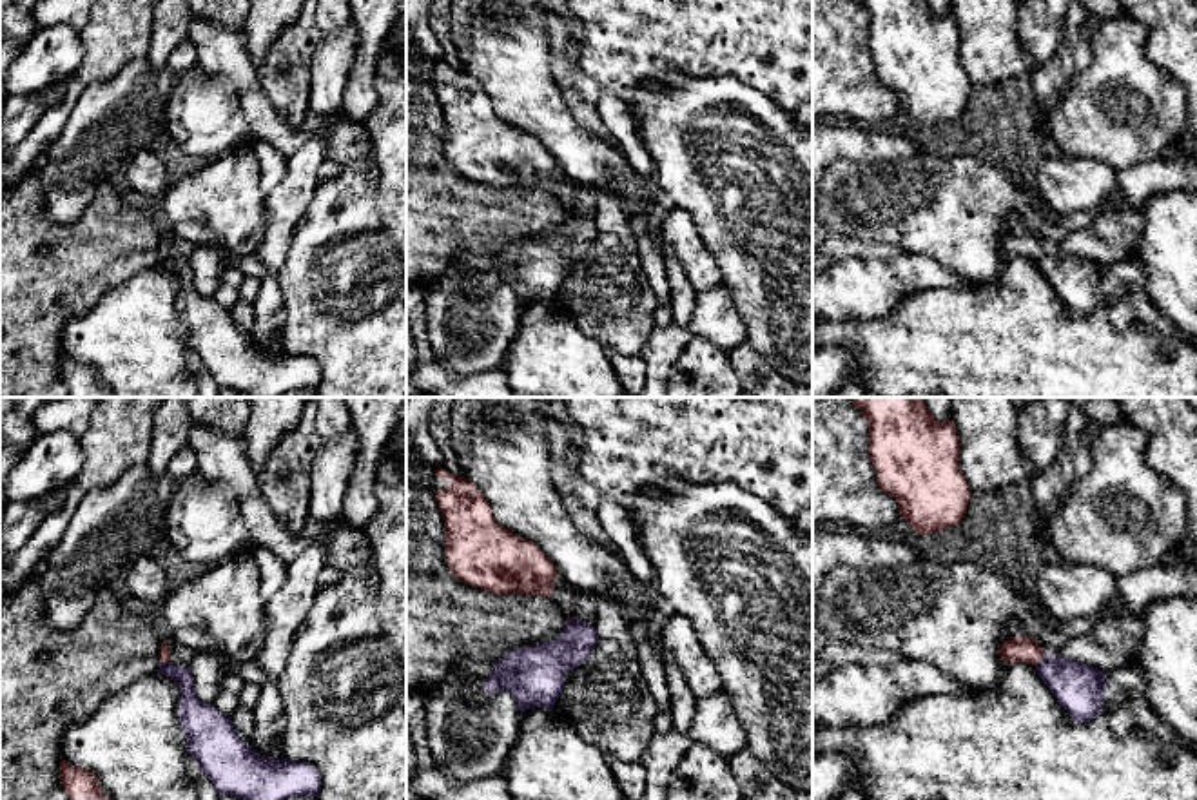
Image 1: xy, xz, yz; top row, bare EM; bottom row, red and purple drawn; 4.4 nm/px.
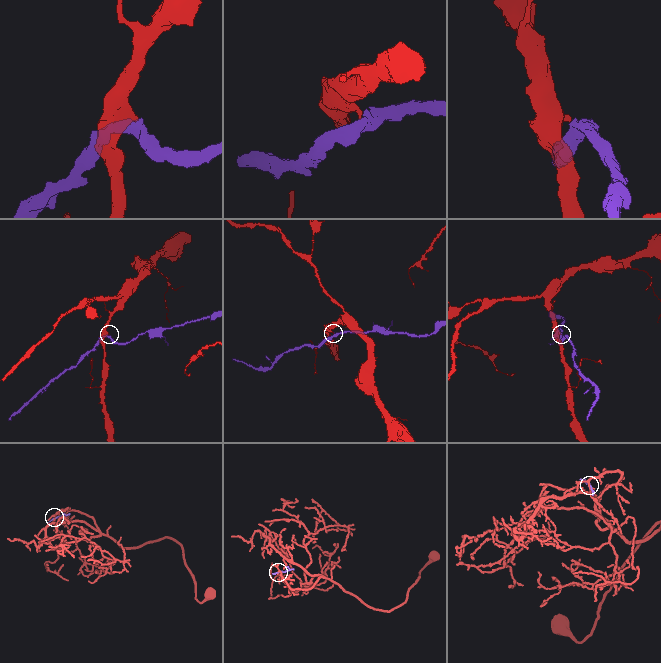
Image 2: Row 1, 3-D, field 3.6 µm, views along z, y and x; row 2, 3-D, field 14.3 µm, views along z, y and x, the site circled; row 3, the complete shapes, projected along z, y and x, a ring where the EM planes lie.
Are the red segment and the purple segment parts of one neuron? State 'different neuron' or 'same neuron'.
different neuron

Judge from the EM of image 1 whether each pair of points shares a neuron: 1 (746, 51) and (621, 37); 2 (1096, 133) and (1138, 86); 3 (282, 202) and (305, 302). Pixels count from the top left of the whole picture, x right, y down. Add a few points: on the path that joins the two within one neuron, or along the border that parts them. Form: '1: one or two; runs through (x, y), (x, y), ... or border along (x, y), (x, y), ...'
1: one; runs through (715, 35), (652, 35)
2: one; runs through (1107, 122), (1132, 97)
3: two; border along (311, 202), (292, 234), (278, 274), (280, 282)

